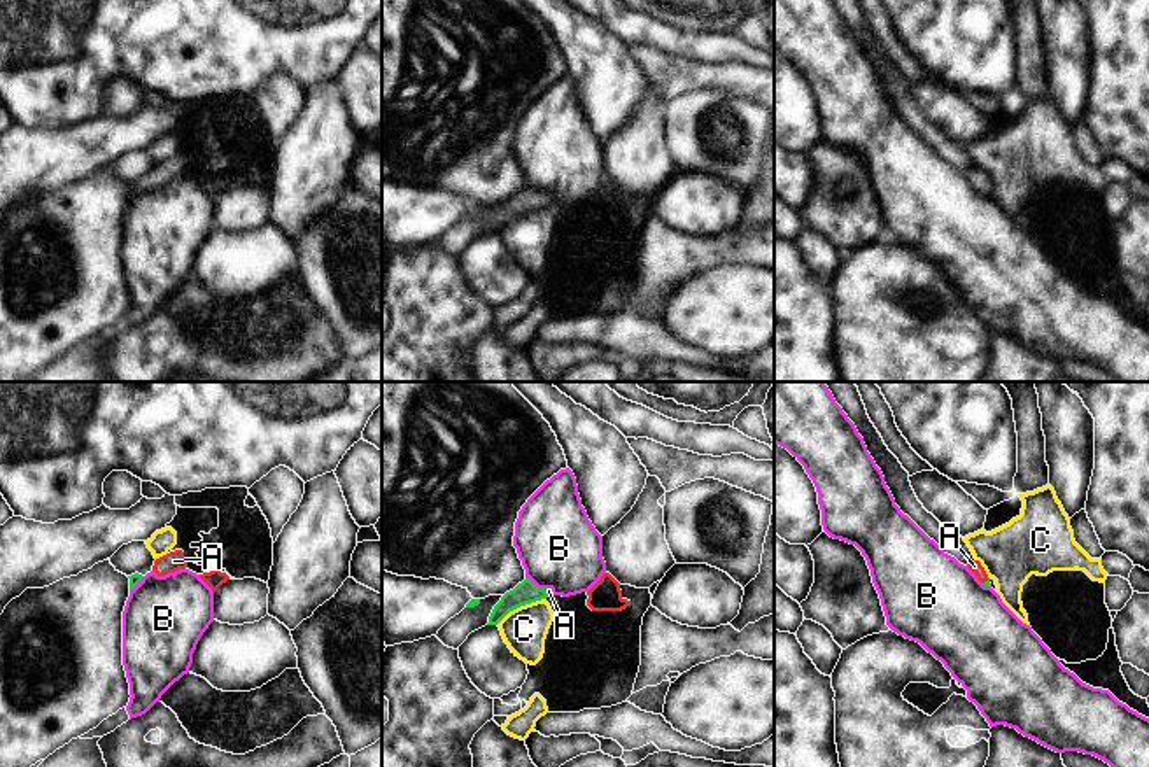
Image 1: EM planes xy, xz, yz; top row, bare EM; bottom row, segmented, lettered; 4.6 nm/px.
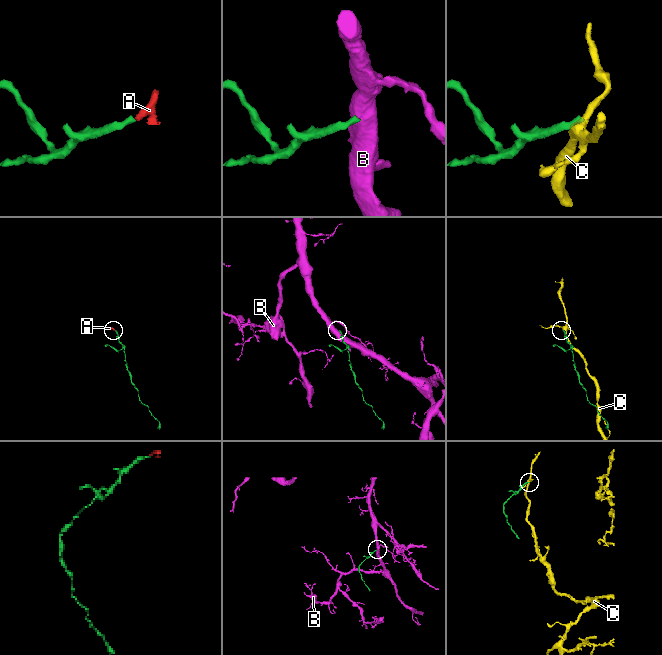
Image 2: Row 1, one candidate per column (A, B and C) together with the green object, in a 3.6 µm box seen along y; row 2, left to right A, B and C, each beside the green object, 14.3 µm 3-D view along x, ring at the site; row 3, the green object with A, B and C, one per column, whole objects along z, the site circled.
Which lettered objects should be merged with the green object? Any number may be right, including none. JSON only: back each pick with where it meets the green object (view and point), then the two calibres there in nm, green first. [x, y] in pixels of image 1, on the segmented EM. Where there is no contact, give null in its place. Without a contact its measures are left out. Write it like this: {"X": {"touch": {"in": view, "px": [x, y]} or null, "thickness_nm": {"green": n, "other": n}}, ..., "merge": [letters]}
{"A": {"touch": {"in": "xz", "px": [545, 591]}, "thickness_nm": {"green": 110, "other": 20}}, "merge": ["A"]}

